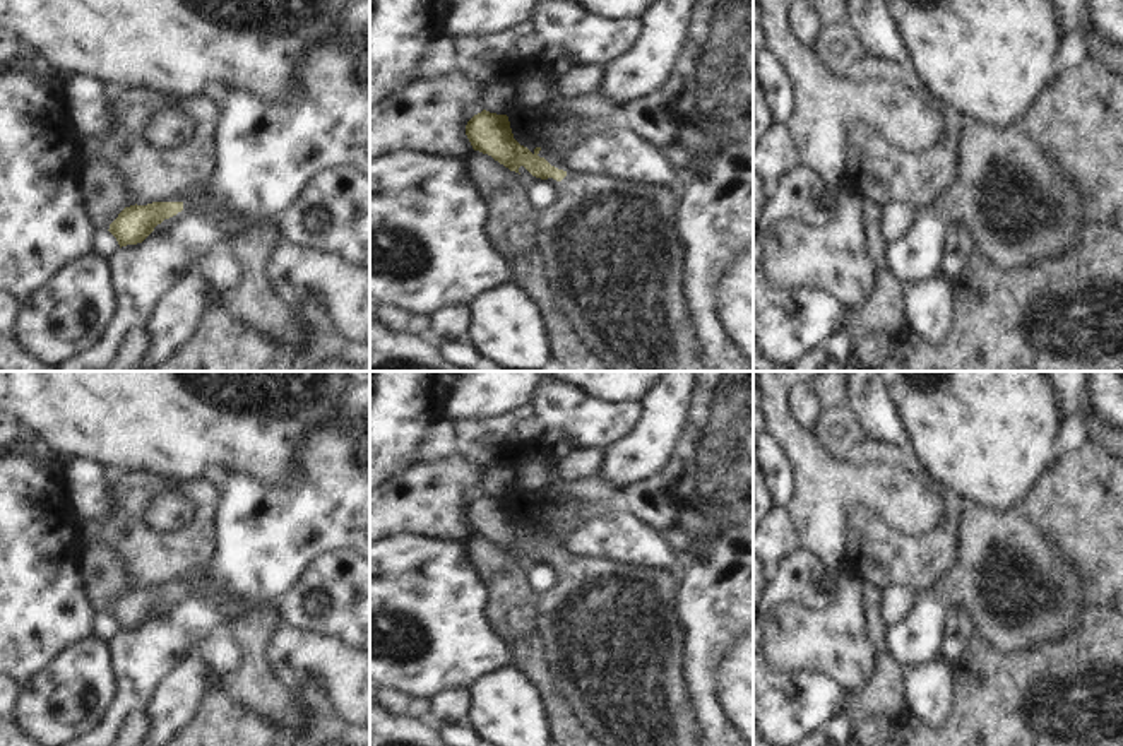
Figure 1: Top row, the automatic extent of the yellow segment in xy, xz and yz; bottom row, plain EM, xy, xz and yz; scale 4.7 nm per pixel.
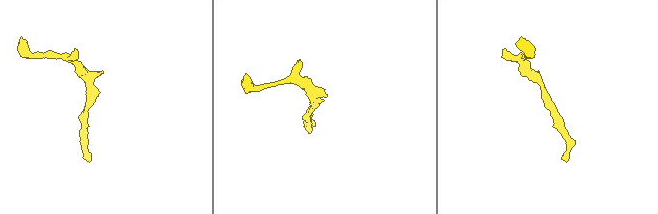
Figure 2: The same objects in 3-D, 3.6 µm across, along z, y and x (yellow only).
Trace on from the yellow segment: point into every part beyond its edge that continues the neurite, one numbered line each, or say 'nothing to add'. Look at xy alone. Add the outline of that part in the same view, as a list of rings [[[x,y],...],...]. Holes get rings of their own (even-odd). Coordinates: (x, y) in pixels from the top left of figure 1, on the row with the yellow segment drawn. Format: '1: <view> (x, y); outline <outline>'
1: xy (197, 199); outline [[[209,185],[199,188],[190,198],[183,202],[183,209],[192,209],[192,207],[200,209],[207,202],[207,197],[205,197],[207,190],[209,190]]]

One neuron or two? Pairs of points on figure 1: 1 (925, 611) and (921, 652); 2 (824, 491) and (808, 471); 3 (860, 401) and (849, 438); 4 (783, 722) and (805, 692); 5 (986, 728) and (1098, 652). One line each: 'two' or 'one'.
1: one
2: one
3: two
4: one
5: one

